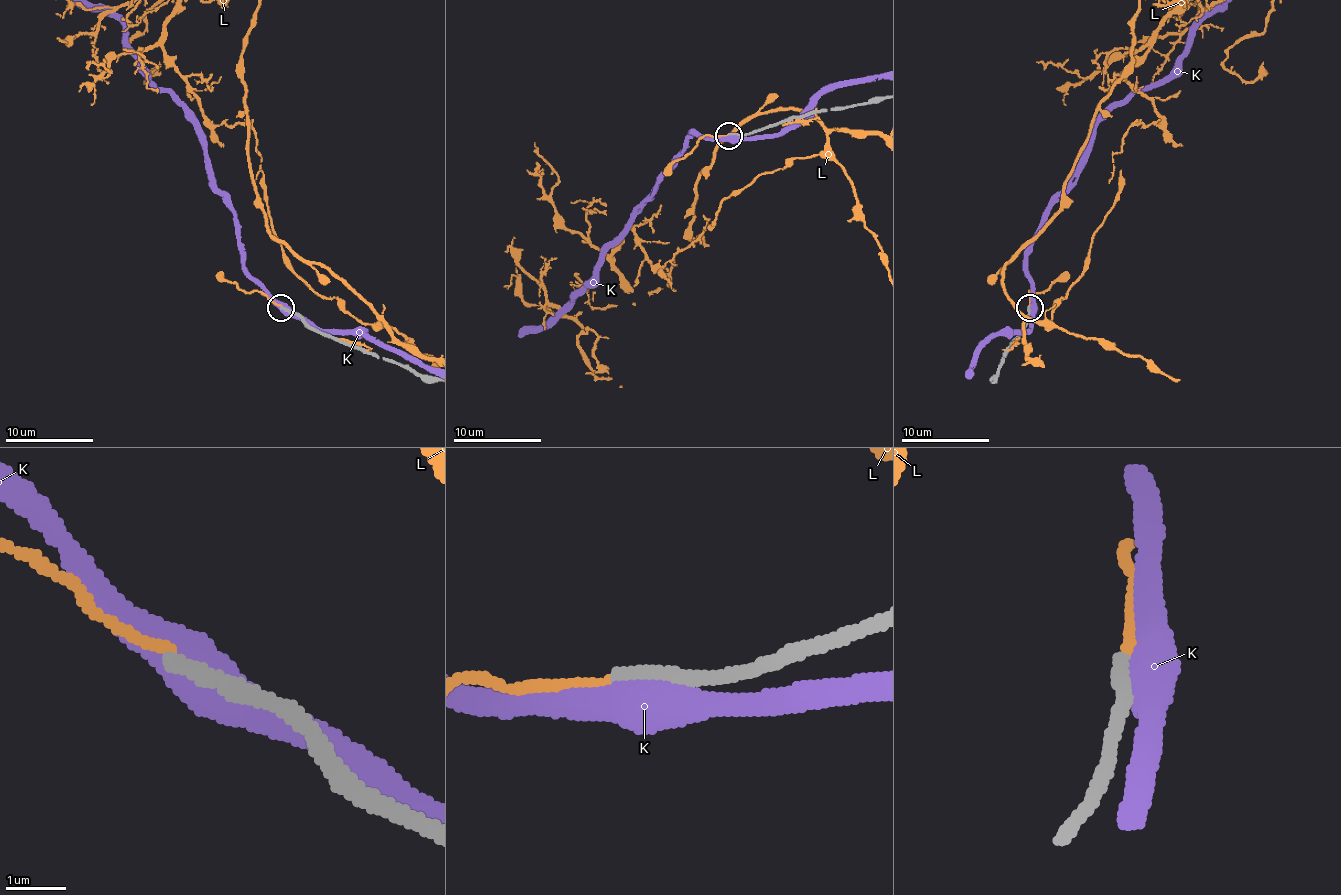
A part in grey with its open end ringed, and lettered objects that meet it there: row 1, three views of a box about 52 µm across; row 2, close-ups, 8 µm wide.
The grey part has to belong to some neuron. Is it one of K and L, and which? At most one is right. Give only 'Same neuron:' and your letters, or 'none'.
Same neuron: none

